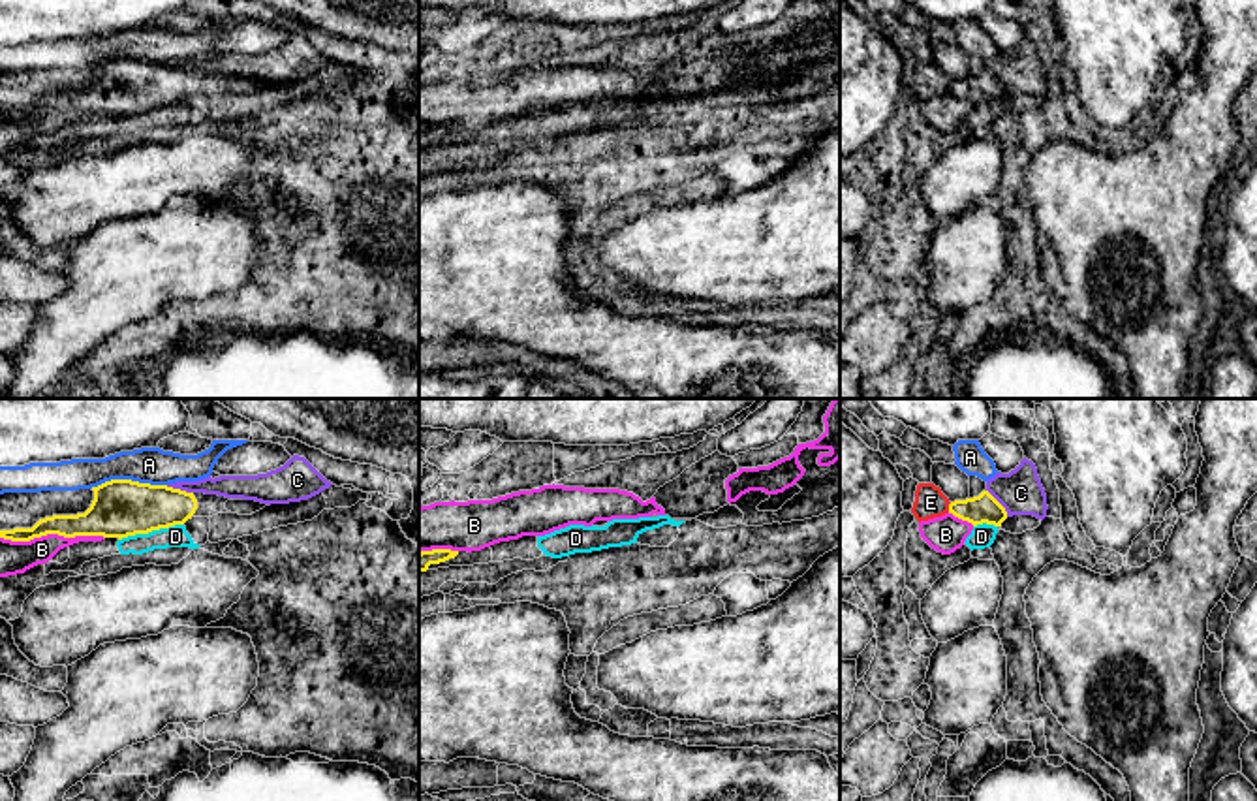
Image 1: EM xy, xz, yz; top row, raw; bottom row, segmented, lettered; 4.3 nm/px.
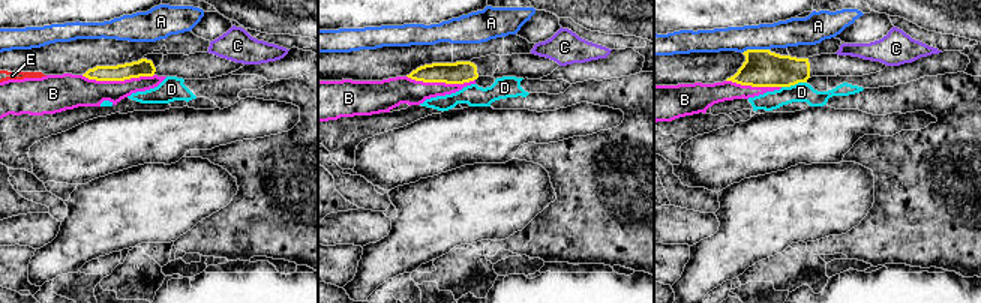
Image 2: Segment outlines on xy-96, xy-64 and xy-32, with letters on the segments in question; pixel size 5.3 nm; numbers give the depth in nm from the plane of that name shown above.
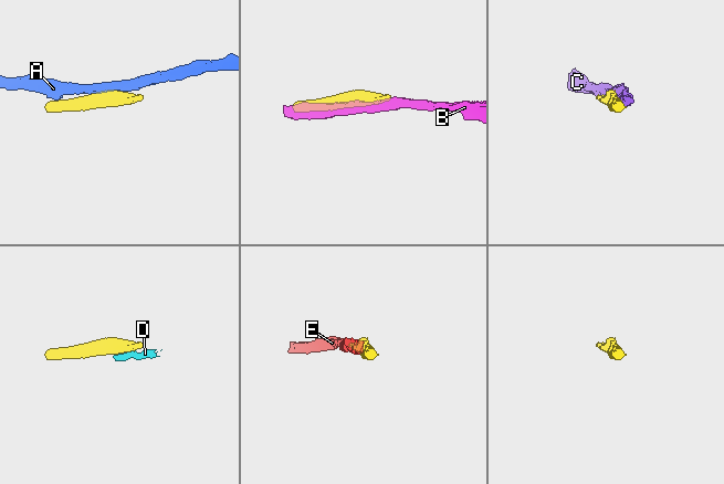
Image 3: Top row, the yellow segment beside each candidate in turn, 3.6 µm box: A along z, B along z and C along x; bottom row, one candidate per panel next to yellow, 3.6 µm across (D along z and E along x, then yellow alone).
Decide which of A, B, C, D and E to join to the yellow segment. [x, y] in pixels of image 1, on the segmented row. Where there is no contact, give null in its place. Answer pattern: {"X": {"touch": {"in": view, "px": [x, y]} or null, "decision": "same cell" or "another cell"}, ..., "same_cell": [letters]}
{"A": {"touch": {"in": "xy", "px": [128, 480]}, "decision": "another cell"}, "B": {"touch": {"in": "xy", "px": [51, 533]}, "decision": "another cell"}, "C": {"touch": {"in": "xy", "px": [179, 489]}, "decision": "another cell"}, "D": {"touch": {"in": "xy", "px": [151, 531]}, "decision": "another cell"}, "E": {"touch": {"in": "yz", "px": [949, 508]}, "decision": "another cell"}, "same_cell": []}

